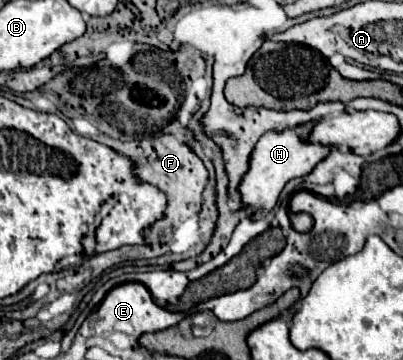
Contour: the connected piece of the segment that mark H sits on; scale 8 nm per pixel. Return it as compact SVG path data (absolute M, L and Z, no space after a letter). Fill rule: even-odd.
M297 126L297 128L283 130L283 132L267 132L259 138L259 142L255 144L255 148L251 152L251 164L239 184L241 202L243 202L243 208L249 210L249 220L259 220L269 210L273 210L283 186L291 178L309 174L313 170L313 166L329 154L329 148L325 148L321 144L301 142L307 134L309 134L307 126Z

